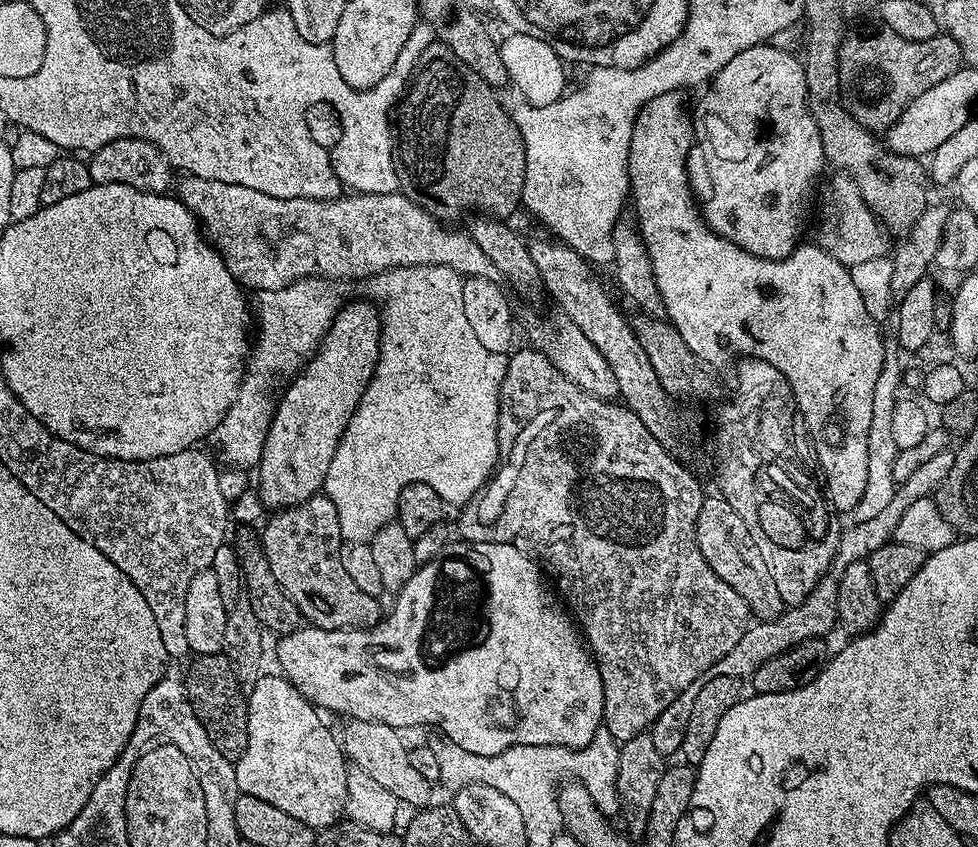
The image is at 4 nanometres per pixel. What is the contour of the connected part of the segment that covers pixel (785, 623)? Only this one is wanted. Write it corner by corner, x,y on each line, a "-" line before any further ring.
947,450
928,459
927,463
919,467
910,478
901,483
896,489
894,498
886,510
881,510
875,518
866,518
866,522
852,522
841,531
840,545
836,547
836,555
832,558
832,566
824,573
821,580
816,581
814,590
803,597
795,606
789,607
777,620
761,620
755,626
749,627
744,633
743,643
747,644
764,644
764,660
772,659
776,655
788,652
790,649
812,640
816,637
827,637
827,632
837,627
837,610
840,576
848,566
859,560
867,561
868,555
882,546
886,546
892,540
894,530
898,522
902,522
902,516
914,502
922,498
932,496
946,482
950,475
950,470
954,470
956,461
956,452

